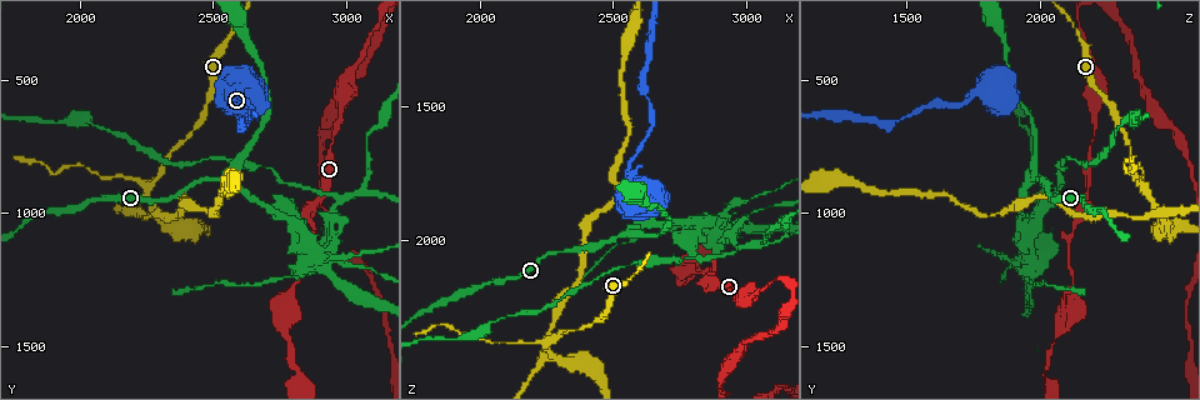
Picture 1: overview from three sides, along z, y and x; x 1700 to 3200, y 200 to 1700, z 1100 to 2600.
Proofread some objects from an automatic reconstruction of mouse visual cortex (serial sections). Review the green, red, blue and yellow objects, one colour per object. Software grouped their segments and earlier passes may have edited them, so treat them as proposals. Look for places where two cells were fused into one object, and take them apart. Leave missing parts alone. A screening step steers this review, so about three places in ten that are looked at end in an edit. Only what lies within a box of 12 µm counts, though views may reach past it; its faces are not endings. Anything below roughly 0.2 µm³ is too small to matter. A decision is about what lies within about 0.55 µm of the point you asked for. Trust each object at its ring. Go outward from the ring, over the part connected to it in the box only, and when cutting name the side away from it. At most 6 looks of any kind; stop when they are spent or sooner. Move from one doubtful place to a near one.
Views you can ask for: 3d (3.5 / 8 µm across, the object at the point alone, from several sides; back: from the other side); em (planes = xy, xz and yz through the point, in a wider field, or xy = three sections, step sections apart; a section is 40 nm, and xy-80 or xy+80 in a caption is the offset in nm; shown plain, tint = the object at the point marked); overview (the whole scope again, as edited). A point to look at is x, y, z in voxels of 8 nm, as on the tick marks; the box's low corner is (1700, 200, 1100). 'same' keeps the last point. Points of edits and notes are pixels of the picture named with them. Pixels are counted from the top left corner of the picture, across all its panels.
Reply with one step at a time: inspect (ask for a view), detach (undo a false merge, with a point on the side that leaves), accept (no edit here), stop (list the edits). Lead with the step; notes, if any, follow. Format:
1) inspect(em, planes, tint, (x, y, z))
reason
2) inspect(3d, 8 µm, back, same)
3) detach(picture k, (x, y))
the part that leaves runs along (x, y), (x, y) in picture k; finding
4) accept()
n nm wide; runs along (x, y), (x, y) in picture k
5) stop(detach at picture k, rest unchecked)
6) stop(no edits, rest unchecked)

inspect(3d, 3.5 µm, (2540, 870, 1990))
three arms meet

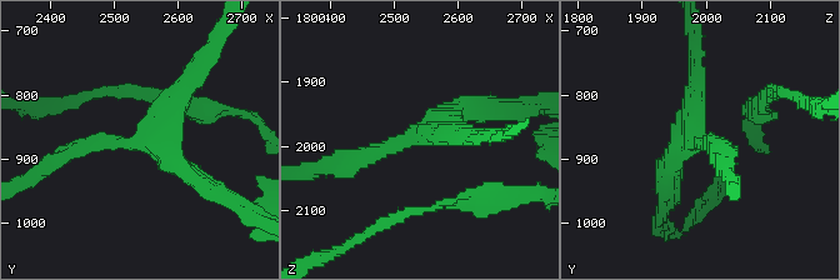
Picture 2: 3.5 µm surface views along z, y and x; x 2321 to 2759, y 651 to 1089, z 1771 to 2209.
inspect(em, xy, step 1, plain, (2540, 875, 1980))
3 arms; arms of 200, 250, 250 nm; shape alone is not enough

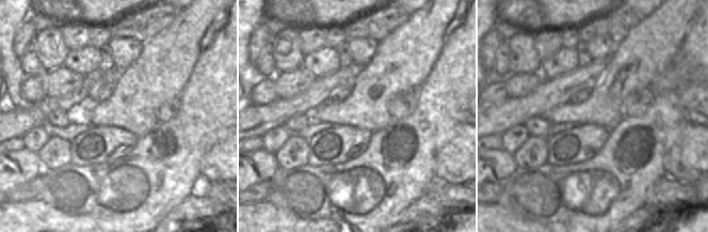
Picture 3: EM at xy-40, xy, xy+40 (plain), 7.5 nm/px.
inspect(em, xy, step 1, tint, same)

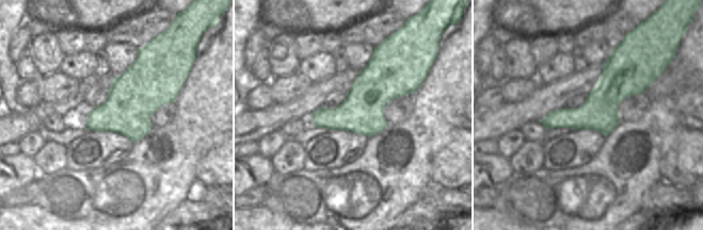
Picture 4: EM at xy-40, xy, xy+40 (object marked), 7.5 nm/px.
accept()
runs along (345, 164), (456, 109), (486, 106) in picture 2; all the same cell

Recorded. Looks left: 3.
inspect(em, xy, step 5, tint, (2560, 580, 1730))

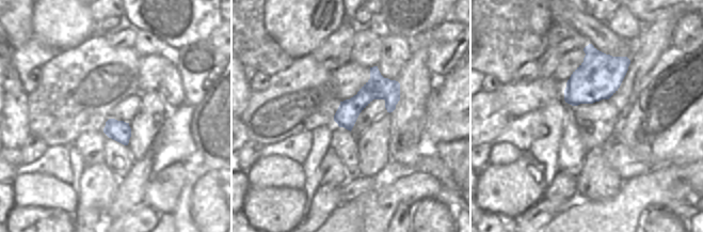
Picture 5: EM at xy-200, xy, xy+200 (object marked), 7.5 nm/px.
inspect(3d, 3.5 µm, same)

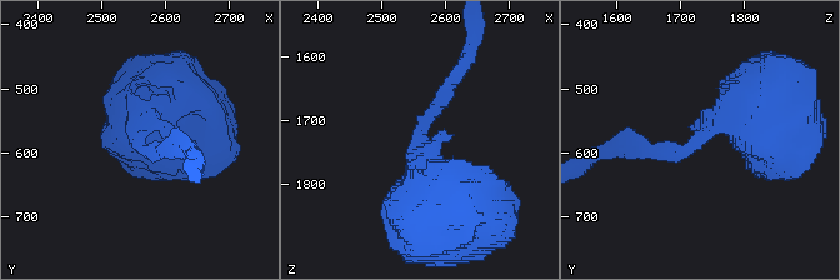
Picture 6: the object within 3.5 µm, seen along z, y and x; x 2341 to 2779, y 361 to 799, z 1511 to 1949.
accept()
continuous, no second cell

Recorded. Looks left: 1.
stop(no edits, rest unchecked)

